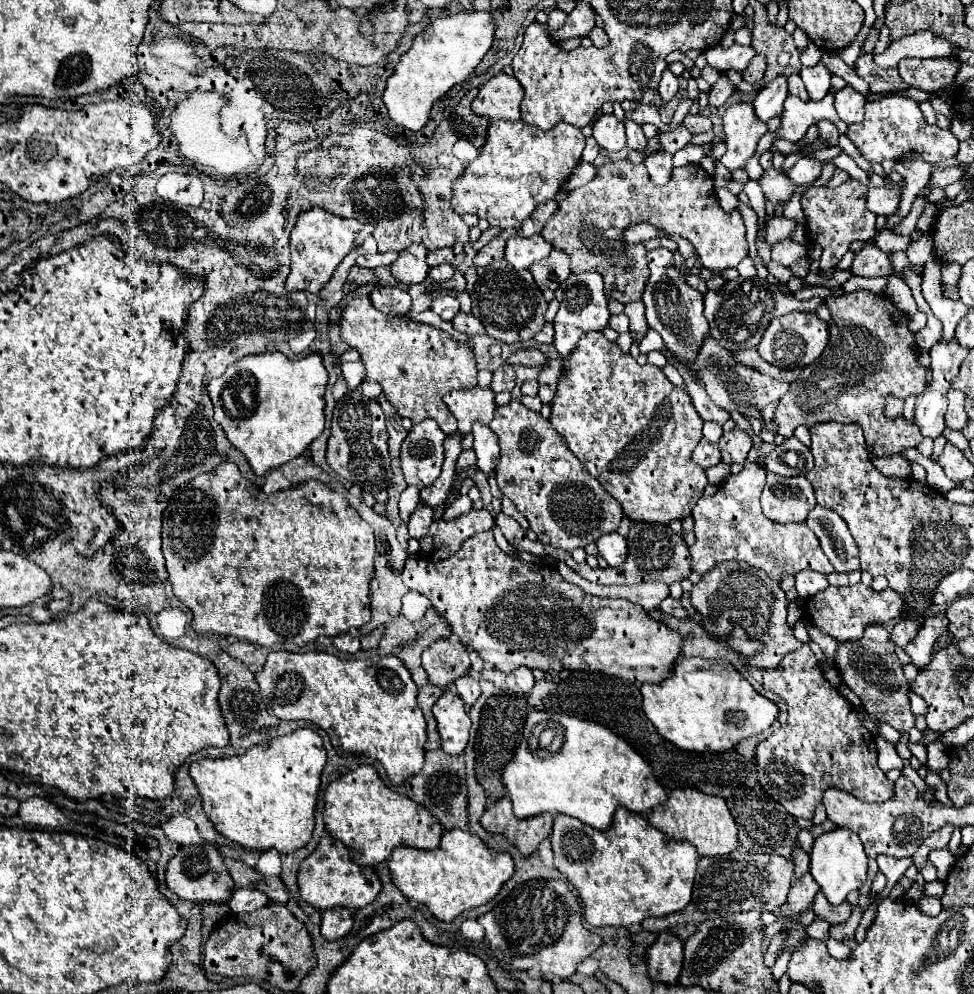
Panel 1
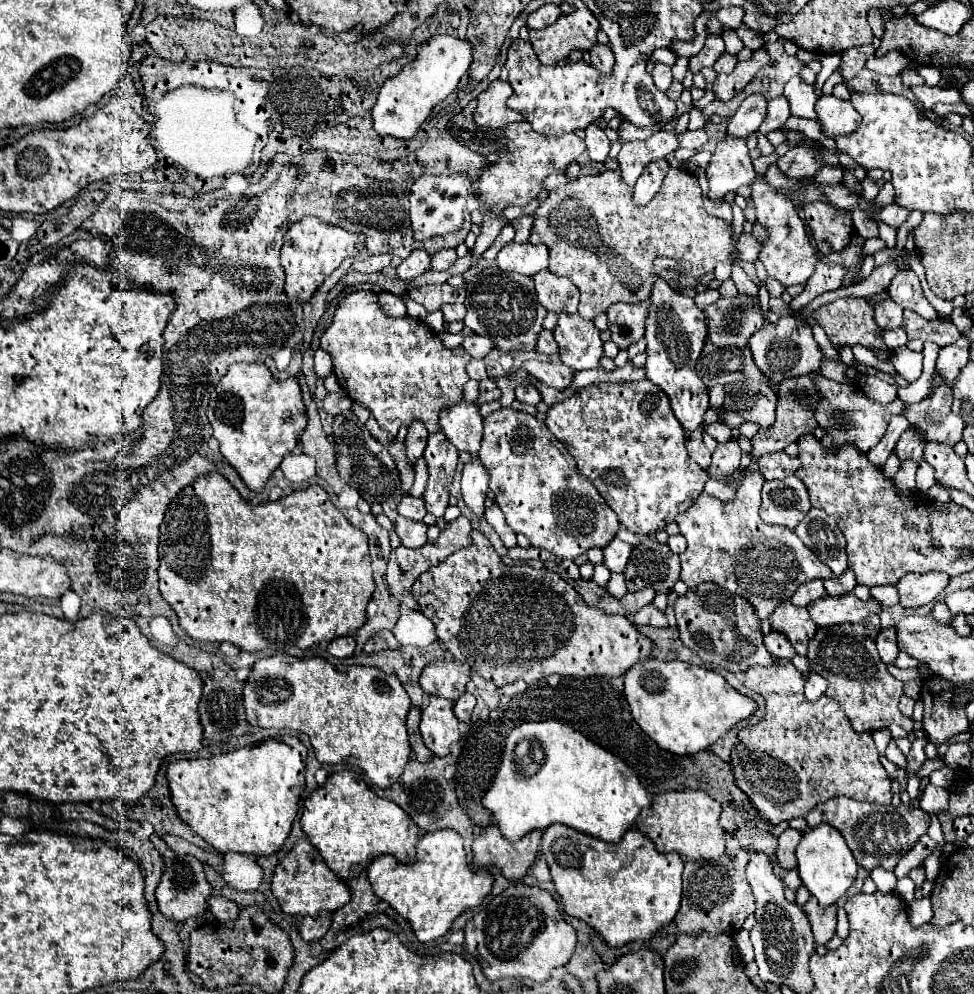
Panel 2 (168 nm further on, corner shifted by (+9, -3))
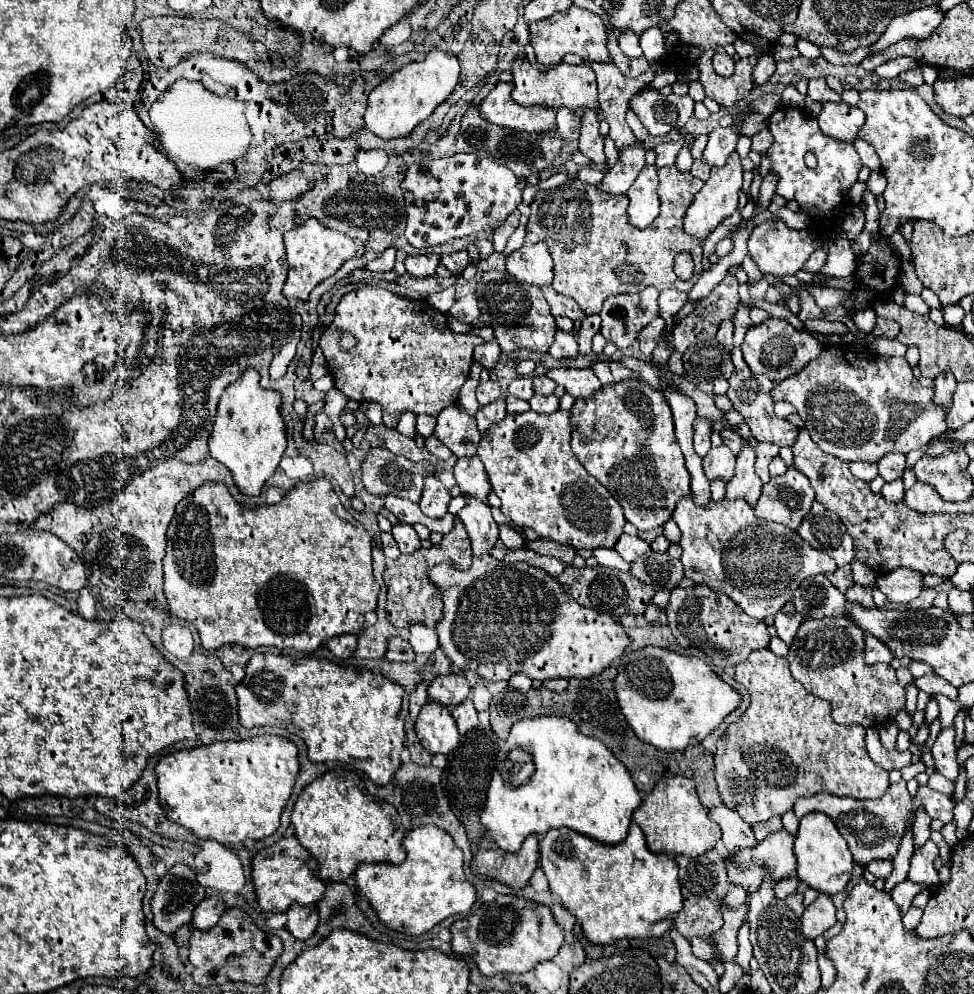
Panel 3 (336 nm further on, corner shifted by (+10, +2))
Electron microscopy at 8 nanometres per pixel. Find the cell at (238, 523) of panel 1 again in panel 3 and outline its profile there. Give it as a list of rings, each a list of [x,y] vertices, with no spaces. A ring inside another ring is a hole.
[[[316,479],[316,481],[308,481],[308,483],[298,483],[292,491],[288,491],[284,495],[284,499],[276,505],[262,505],[262,507],[254,507],[254,509],[244,509],[240,507],[228,493],[226,485],[214,485],[214,483],[204,483],[202,487],[198,487],[194,493],[190,493],[188,497],[184,497],[178,503],[176,515],[168,527],[168,547],[166,547],[166,557],[164,557],[164,593],[170,605],[170,611],[182,619],[188,621],[196,627],[196,631],[200,633],[200,641],[202,647],[208,651],[214,651],[222,645],[244,645],[250,649],[256,647],[278,647],[278,649],[286,649],[292,647],[296,651],[302,653],[312,653],[316,651],[324,641],[338,637],[338,635],[358,635],[362,631],[364,625],[364,615],[368,611],[376,609],[376,601],[378,601],[378,593],[380,593],[380,585],[372,575],[372,537],[368,535],[368,531],[344,509],[344,505],[340,503],[338,495],[334,493],[332,485],[328,479]]]

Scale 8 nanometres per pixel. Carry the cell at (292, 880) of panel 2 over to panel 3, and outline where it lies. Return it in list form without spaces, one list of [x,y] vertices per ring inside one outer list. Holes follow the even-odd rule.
[[[282,837],[272,847],[258,851],[252,859],[252,883],[260,909],[268,913],[284,913],[292,903],[318,903],[318,897],[322,897],[324,881],[316,875],[316,867],[318,863],[306,849],[302,849],[296,837]]]

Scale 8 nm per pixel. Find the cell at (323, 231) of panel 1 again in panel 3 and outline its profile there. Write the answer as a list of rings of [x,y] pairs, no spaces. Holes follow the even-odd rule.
[[[308,219],[306,223],[284,233],[284,243],[286,243],[286,253],[288,253],[288,265],[290,265],[288,279],[284,283],[284,295],[296,297],[300,301],[308,301],[310,291],[324,279],[332,277],[348,259],[364,255],[364,245],[360,241],[354,241],[342,235],[340,231],[326,229],[314,219]]]

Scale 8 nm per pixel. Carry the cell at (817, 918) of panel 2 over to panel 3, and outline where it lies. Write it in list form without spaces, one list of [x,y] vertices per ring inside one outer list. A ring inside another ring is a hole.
[[[820,893],[820,897],[806,907],[802,921],[802,935],[808,941],[814,941],[818,935],[822,935],[826,929],[830,929],[836,923],[836,909],[828,895]]]

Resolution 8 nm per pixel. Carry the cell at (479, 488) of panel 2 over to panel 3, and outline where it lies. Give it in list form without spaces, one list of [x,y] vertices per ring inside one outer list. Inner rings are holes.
[[[472,495],[468,497],[468,505],[458,513],[460,521],[466,527],[466,533],[472,543],[472,555],[482,557],[488,555],[494,549],[494,543],[498,541],[498,525],[494,523],[490,515],[490,507],[482,501],[478,501]]]

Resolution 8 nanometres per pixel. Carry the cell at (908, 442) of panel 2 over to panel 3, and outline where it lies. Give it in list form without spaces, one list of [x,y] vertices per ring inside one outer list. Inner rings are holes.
[[[886,453],[886,457],[882,457],[878,461],[878,475],[890,483],[902,477],[906,467],[906,455],[904,453]]]

